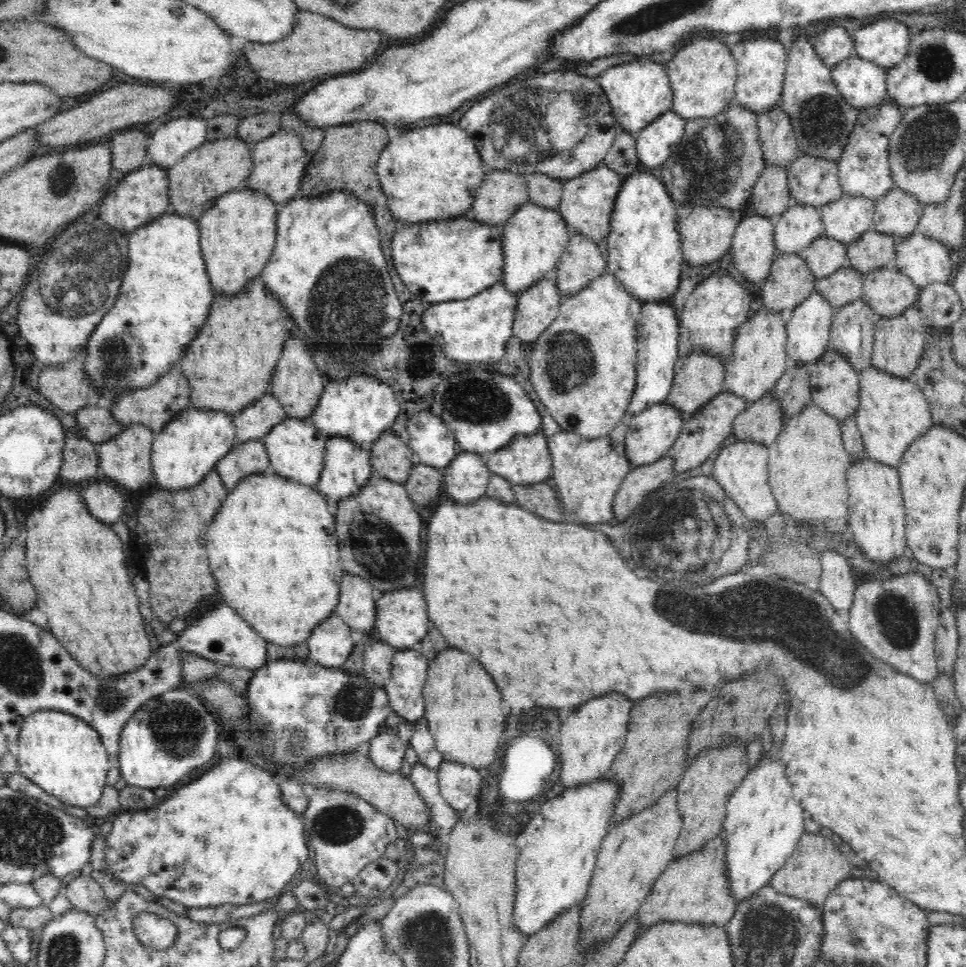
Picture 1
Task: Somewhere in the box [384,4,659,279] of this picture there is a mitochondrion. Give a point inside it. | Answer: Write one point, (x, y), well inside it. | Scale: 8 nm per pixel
(529, 126)

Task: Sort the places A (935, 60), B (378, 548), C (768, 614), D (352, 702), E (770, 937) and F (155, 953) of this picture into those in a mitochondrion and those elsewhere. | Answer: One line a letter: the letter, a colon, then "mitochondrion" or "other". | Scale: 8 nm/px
A: mitochondrion
B: mitochondrion
C: mitochondrion
D: mitochondrion
E: mitochondrion
F: other

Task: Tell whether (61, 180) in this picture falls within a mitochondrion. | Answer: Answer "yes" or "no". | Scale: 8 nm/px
yes

